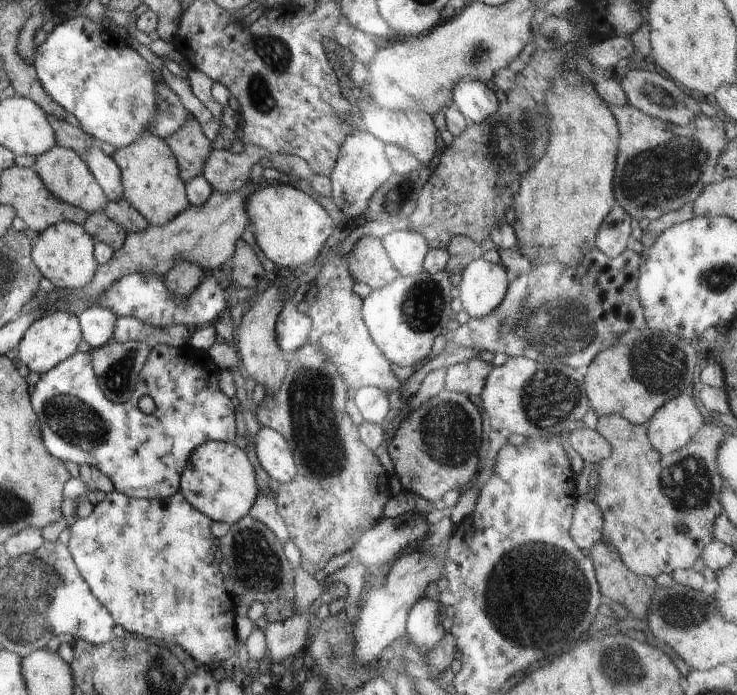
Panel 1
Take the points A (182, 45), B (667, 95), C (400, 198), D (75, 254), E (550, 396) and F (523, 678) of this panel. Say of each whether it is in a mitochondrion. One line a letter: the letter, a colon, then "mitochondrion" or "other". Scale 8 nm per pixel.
A: other
B: other
C: mitochondrion
D: other
E: mitochondrion
F: other

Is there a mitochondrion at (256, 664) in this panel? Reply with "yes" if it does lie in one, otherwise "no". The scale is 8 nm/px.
no

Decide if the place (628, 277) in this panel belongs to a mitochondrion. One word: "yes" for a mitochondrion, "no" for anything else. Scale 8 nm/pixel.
no

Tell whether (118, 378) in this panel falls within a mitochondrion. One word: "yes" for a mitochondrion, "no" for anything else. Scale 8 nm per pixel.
yes

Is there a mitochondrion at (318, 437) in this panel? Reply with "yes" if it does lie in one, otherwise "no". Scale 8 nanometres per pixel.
yes

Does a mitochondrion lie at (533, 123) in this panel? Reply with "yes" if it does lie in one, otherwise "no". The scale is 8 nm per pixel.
yes

